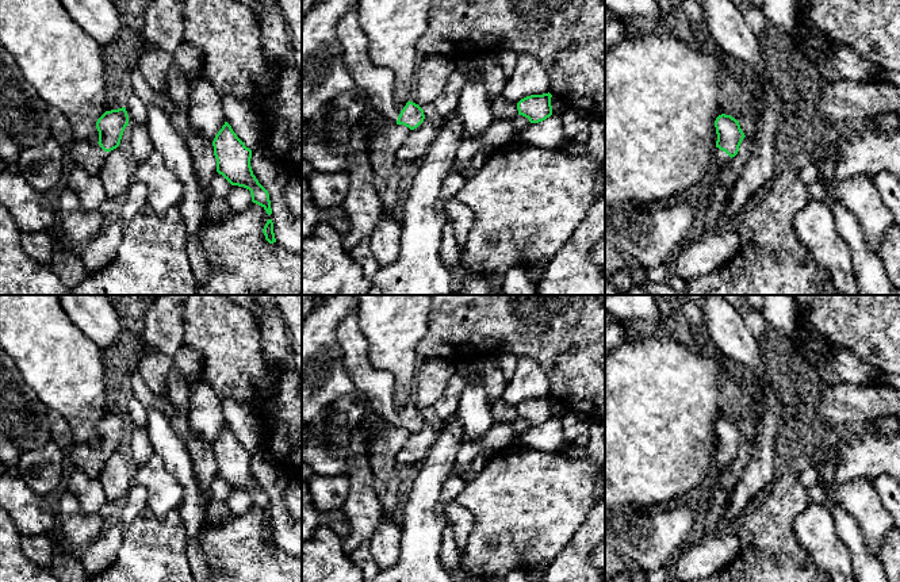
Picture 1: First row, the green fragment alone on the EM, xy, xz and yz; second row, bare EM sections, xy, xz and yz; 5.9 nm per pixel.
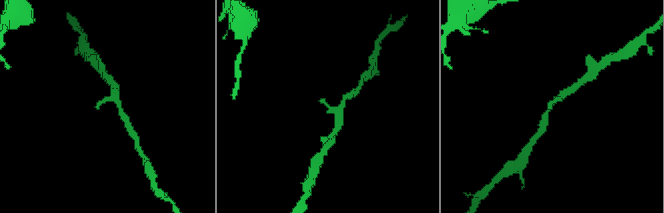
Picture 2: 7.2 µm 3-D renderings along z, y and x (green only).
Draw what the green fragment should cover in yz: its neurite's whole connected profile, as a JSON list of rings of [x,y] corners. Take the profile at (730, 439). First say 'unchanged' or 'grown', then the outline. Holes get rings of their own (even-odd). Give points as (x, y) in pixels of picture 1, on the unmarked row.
grown | [[[721,417],[715,424],[717,444],[713,455],[713,470],[723,468],[735,460],[739,449],[746,440],[739,424],[731,418]]]

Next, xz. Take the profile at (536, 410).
unchanged | [[[548,395],[521,402],[517,406],[518,418],[528,421],[531,426],[545,424],[552,418],[551,401],[552,398]]]

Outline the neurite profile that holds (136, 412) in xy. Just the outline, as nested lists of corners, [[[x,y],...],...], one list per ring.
[[[122,379],[122,386],[125,391],[122,393],[122,406],[127,414],[129,422],[148,426],[148,414],[146,407],[137,399],[134,393],[131,393],[126,384],[126,380]]]

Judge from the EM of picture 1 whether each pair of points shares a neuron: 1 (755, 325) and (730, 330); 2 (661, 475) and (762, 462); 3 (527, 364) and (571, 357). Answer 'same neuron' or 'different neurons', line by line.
1: different neurons
2: different neurons
3: different neurons

